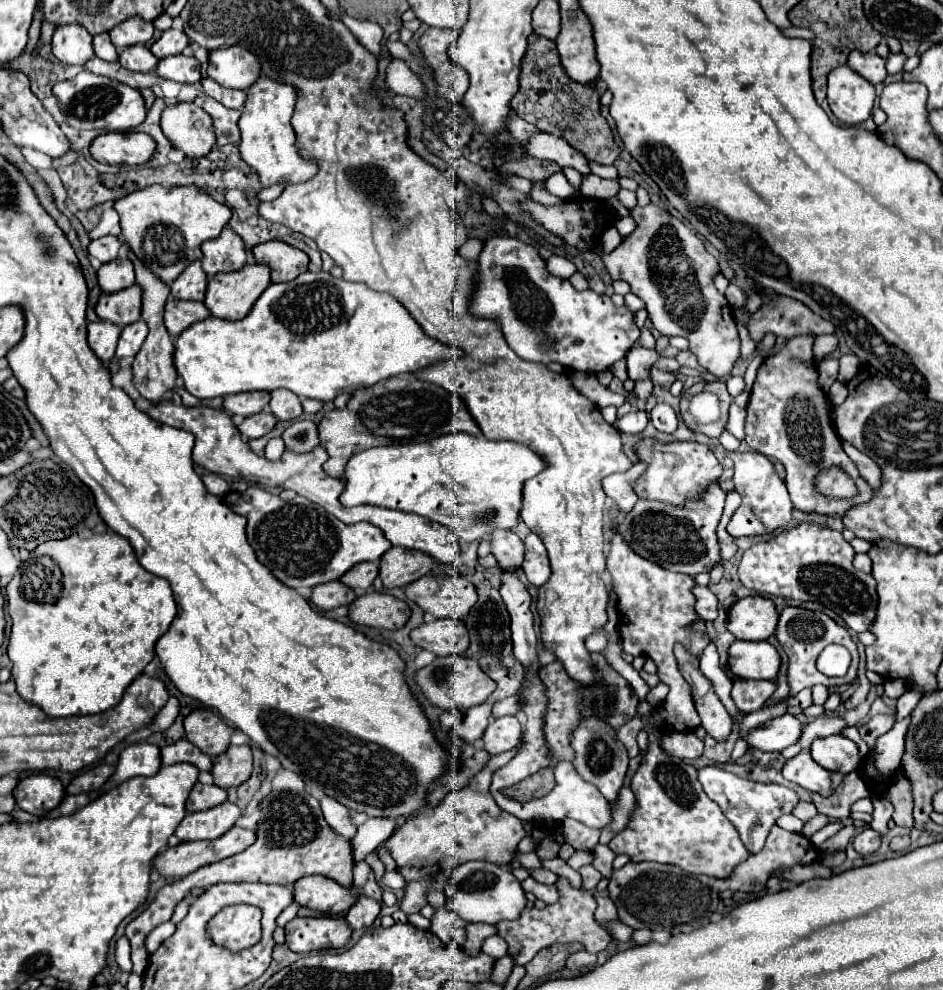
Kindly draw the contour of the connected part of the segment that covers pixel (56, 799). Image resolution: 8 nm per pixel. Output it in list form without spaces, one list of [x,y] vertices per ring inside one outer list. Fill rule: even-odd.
[[[35,774],[33,780],[19,780],[19,784],[13,790],[13,796],[19,808],[29,808],[31,814],[45,816],[47,812],[57,808],[67,794],[59,778],[49,774]],[[29,800],[35,802],[33,809],[28,805]],[[37,802],[45,802],[45,804],[37,804]]]

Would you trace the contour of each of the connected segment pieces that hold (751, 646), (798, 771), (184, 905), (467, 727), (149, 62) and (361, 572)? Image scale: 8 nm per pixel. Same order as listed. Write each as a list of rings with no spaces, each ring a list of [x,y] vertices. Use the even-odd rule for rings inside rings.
[[[735,640],[729,648],[729,668],[737,678],[775,680],[781,658],[769,642]]]
[[[799,752],[795,758],[787,760],[783,766],[783,776],[811,792],[829,794],[831,792],[831,772],[821,768],[809,752]]]
[[[183,898],[179,904],[177,904],[177,908],[175,908],[175,914],[173,914],[173,918],[171,918],[171,922],[173,924],[177,924],[187,912],[189,912],[189,908],[191,908],[191,904],[193,904],[193,898]]]
[[[489,702],[469,708],[463,714],[463,722],[457,724],[455,730],[453,730],[455,738],[461,738],[461,740],[465,740],[469,744],[477,742],[483,736],[485,728],[489,724],[489,718],[491,718],[491,704]]]
[[[129,46],[119,54],[119,62],[131,72],[149,72],[157,66],[159,60],[145,46]]]
[[[361,562],[361,564],[353,566],[349,572],[345,572],[341,582],[345,586],[353,588],[357,594],[363,594],[363,592],[367,592],[371,588],[377,572],[379,572],[377,562]]]

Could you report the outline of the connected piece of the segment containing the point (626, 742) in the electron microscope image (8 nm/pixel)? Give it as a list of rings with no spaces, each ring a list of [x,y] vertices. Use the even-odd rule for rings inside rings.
[[[635,716],[633,720],[629,720],[621,730],[617,730],[617,738],[619,738],[619,734],[621,734],[621,742],[623,742],[623,746],[627,748],[627,752],[629,752],[629,758],[635,758],[637,756],[637,732],[639,730],[643,730],[643,720],[639,718],[639,716]]]

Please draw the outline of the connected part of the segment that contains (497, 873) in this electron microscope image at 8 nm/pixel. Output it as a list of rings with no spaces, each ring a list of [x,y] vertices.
[[[475,860],[457,866],[445,884],[447,908],[465,922],[487,922],[497,924],[501,920],[517,920],[527,904],[521,882],[511,874],[507,866]]]

